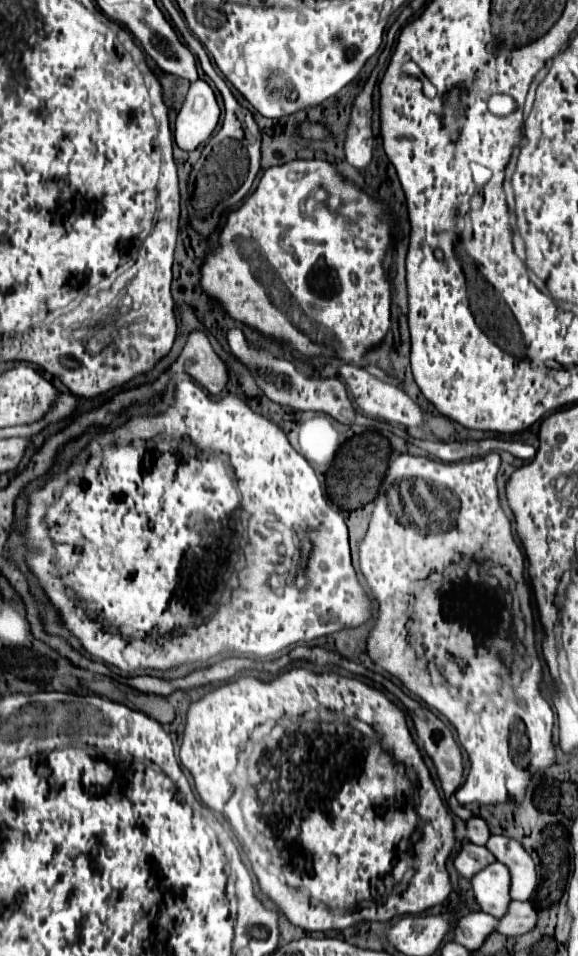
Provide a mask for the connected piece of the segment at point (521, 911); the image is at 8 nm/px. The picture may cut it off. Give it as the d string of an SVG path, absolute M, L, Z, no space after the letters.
M512 901L506 915L498 919L498 927L496 933L502 935L522 935L526 931L530 931L536 925L536 909L530 901Z

